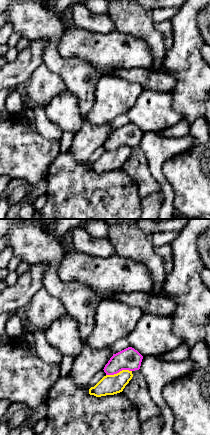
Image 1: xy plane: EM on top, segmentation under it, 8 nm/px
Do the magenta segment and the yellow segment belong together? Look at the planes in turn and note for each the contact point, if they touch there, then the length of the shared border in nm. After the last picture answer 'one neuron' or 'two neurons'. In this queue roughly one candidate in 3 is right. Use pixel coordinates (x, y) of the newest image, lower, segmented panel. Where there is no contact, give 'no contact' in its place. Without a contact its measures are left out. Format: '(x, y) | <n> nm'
(118, 372) | 220 nm

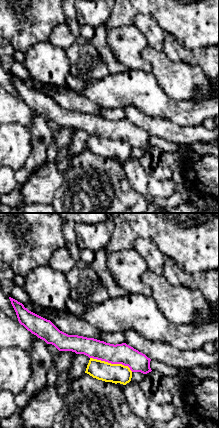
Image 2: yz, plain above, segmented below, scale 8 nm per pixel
(111, 363) | 360 nm

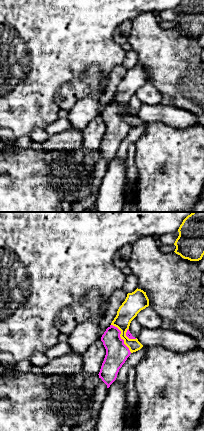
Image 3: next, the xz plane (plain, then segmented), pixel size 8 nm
(120, 337) | 280 nm

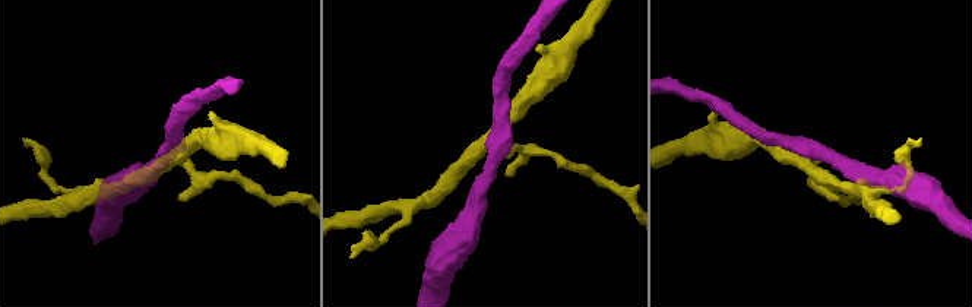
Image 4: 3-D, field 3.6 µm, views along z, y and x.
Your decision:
two neurons

